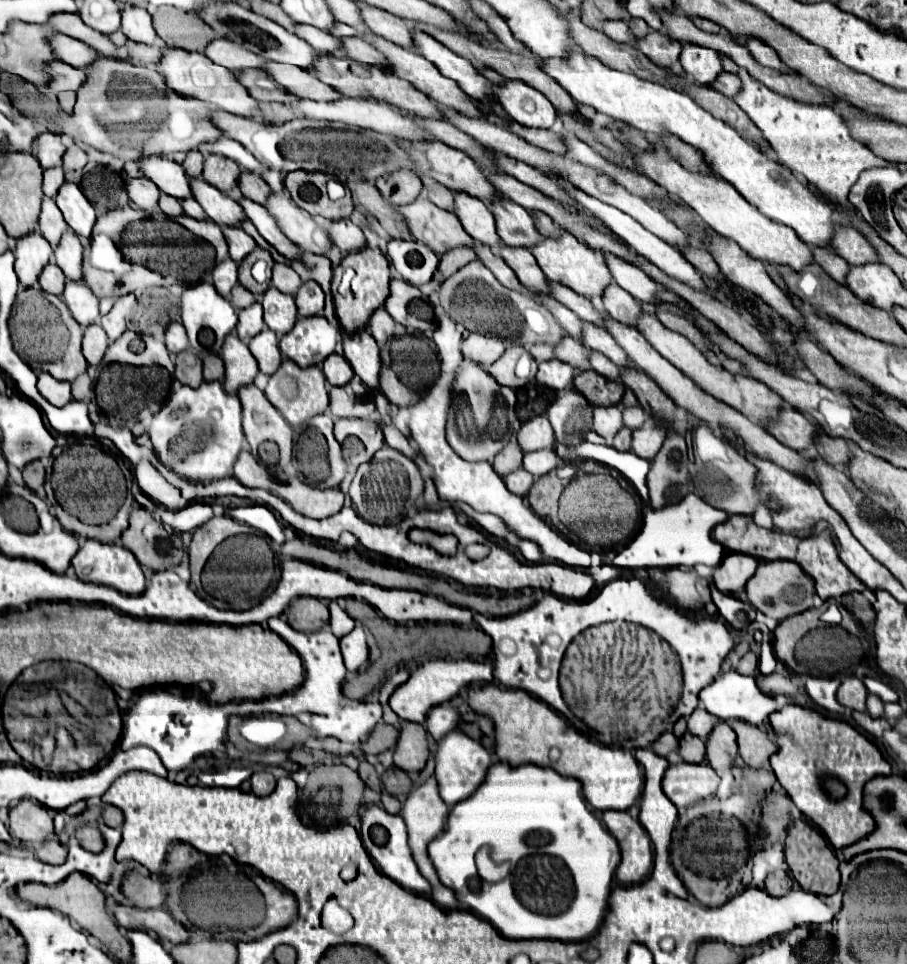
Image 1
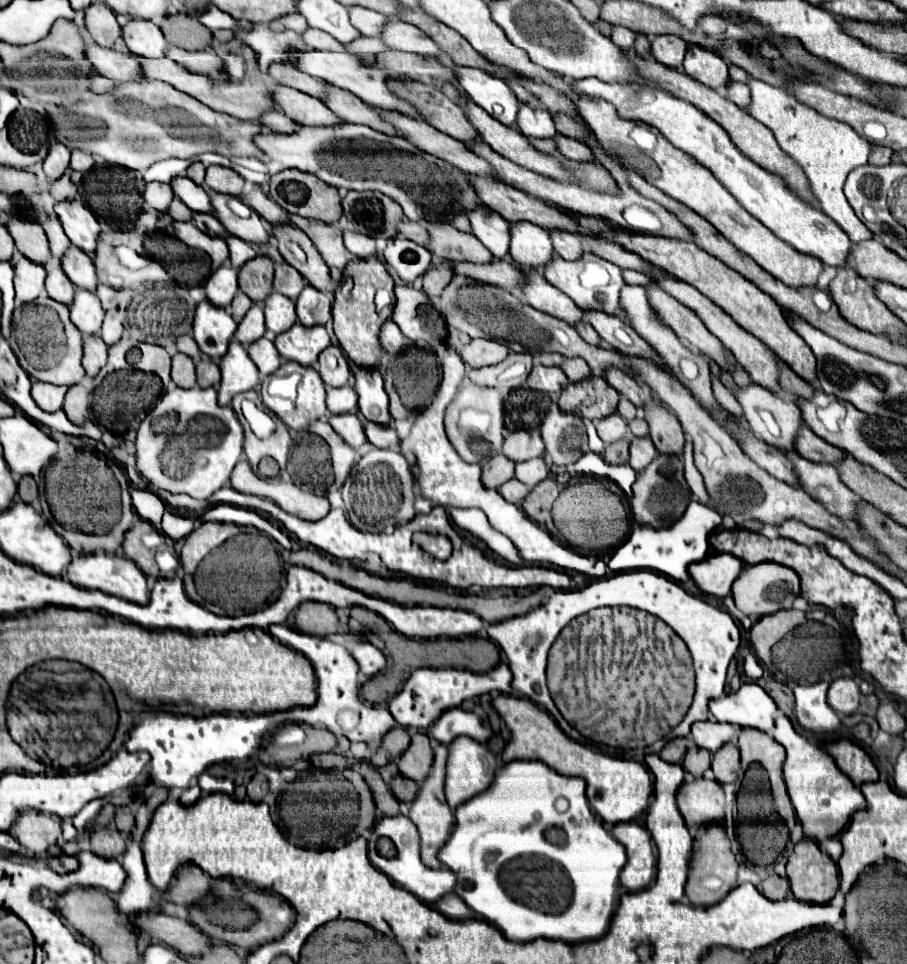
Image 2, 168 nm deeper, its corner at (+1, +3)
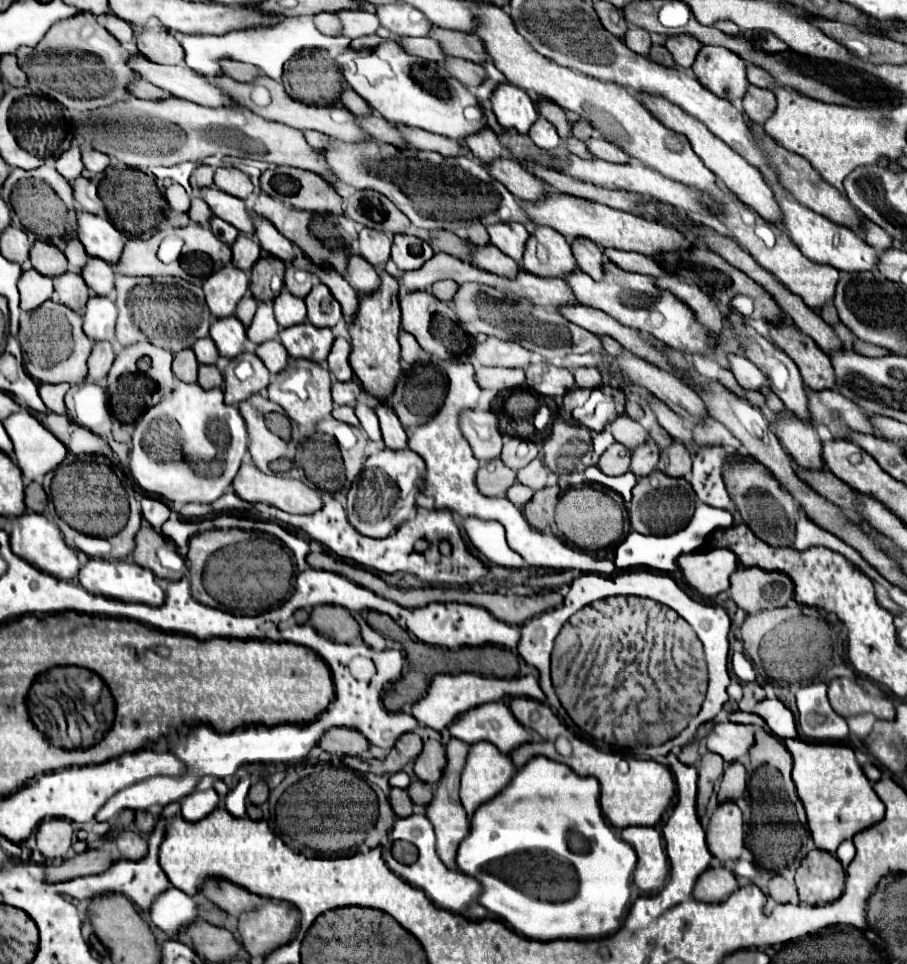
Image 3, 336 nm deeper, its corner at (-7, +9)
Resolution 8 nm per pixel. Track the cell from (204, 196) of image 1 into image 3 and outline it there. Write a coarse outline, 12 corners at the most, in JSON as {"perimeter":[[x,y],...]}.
{"perimeter":[[253,213],[255,239],[267,253],[291,261],[293,243]]}

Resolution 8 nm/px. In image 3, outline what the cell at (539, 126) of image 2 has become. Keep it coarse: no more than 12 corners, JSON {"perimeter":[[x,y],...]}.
{"perimeter":[[537,117],[529,133],[535,145],[551,149],[561,143],[555,125]]}

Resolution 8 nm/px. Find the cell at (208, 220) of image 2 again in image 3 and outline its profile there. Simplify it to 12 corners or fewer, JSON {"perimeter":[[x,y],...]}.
{"perimeter":[[211,217],[211,231],[227,245],[239,231],[219,217]]}

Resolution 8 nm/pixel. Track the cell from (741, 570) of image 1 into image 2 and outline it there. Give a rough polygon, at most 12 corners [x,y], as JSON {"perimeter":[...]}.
{"perimeter":[[709,555],[687,571],[703,593],[723,599],[743,563]]}

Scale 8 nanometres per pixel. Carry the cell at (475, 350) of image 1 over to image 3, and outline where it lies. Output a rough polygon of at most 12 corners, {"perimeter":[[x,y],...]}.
{"perimeter":[[487,337],[475,345],[481,365],[523,367],[531,353],[513,341]]}

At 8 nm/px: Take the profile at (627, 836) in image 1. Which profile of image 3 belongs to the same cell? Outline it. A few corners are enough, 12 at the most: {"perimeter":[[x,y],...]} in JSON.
{"perimeter":[[625,827],[621,837],[637,853],[633,881],[659,891],[669,875],[655,827]]}

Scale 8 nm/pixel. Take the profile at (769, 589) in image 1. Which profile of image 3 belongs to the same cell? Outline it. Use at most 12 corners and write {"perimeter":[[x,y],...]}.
{"perimeter":[[739,567],[731,599],[747,613],[795,603],[781,571]]}

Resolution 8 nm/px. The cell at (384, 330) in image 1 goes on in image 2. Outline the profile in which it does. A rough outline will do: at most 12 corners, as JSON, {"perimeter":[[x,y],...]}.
{"perimeter":[[393,321],[381,327],[379,339],[387,353],[411,347]]}

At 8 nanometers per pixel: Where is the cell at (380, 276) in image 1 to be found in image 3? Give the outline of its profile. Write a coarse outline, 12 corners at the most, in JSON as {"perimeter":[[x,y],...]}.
{"perimeter":[[399,283],[359,299],[351,367],[363,389],[387,399],[401,375]]}

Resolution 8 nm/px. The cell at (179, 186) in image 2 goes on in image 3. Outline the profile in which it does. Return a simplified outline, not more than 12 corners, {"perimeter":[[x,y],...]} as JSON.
{"perimeter":[[215,187],[201,197],[217,217],[243,233],[253,233],[241,199]]}

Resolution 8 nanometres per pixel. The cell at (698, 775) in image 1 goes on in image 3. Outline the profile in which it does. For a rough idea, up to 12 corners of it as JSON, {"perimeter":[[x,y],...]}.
{"perimeter":[[735,801],[719,803],[707,823],[707,845],[719,861],[745,847]]}

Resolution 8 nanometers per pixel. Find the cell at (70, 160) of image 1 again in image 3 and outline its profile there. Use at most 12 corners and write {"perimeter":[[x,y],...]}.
{"perimeter":[[101,151],[81,153],[85,167],[93,173],[109,167],[109,157]]}

